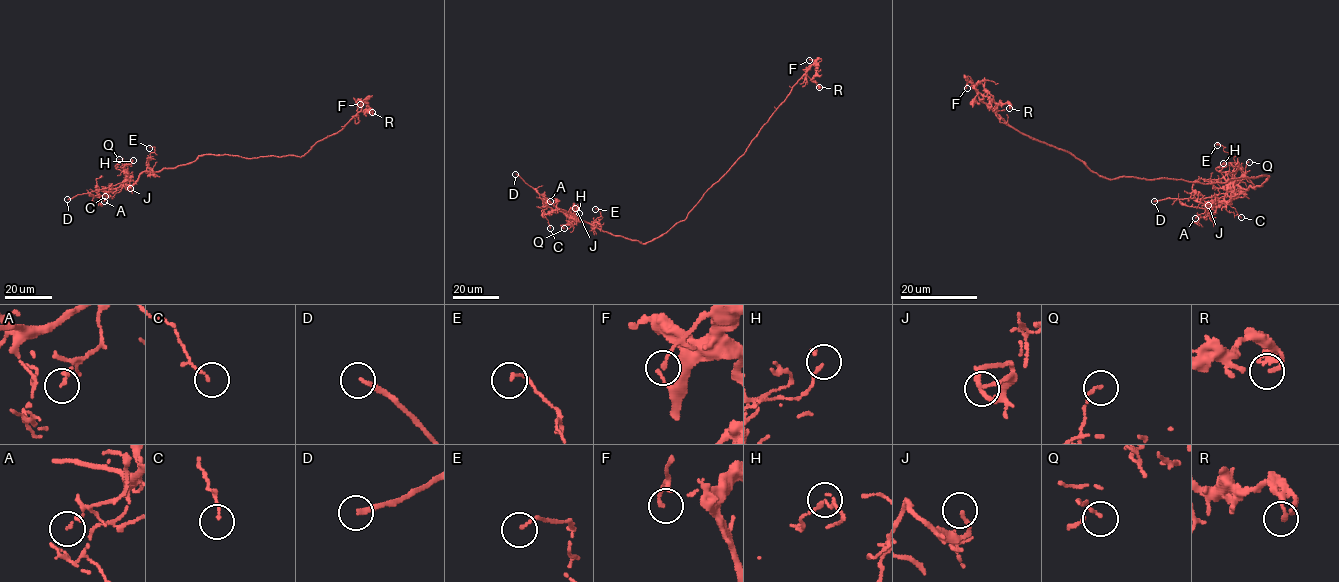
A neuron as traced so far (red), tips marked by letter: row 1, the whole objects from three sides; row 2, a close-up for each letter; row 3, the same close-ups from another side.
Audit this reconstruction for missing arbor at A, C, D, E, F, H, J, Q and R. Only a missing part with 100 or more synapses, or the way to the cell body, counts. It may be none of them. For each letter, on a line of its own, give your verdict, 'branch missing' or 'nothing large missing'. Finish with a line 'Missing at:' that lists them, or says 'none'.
A: nothing large missing
C: nothing large missing
D: branch missing
E: nothing large missing
F: nothing large missing
H: nothing large missing
J: nothing large missing
Q: nothing large missing
R: nothing large missing
Missing at: D

